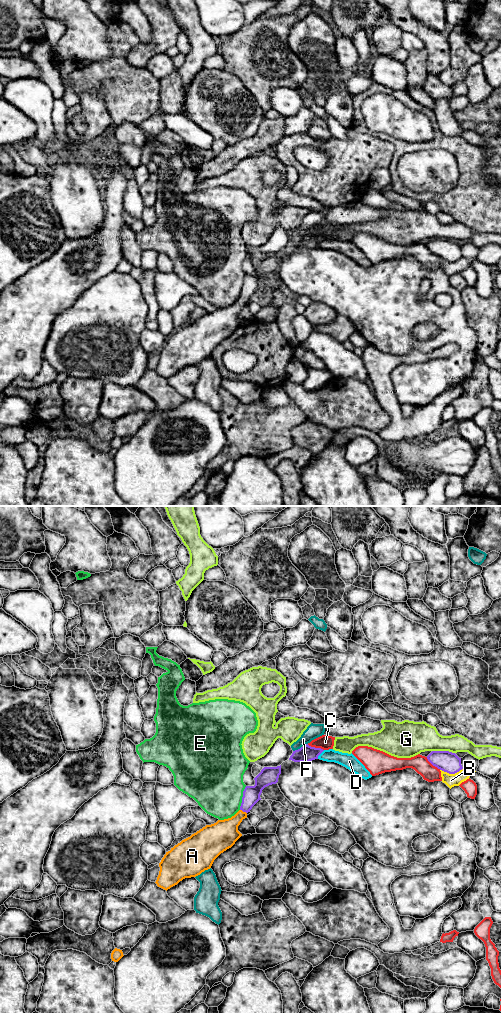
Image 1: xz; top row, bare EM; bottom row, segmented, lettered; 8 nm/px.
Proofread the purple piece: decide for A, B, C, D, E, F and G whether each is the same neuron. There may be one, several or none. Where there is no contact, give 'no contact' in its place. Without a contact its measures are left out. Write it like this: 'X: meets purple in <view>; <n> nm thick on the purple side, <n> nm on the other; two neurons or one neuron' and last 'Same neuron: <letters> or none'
A: meets purple in xz; 140 nm thick on the purple side, 240 nm on the other; one neuron
B: meets purple in xz; 170 nm thick on the purple side, 110 nm on the other; two neurons
C: meets purple in xz; 130 nm thick on the purple side, 120 nm on the other; two neurons
D: meets purple in xz; 130 nm thick on the purple side, 120 nm on the other; two neurons
E: meets purple in xz; 140 nm thick on the purple side, 440 nm on the other; two neurons
F: meets purple in xz; 130 nm thick on the purple side, 120 nm on the other; two neurons
G: meets purple in xz; 170 nm thick on the purple side, 260 nm on the other; two neurons
Same neuron: A

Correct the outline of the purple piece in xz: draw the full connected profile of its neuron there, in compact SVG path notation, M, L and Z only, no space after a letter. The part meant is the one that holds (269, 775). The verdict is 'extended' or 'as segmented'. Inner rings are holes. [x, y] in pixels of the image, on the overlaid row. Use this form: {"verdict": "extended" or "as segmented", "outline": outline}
{"verdict": "extended", "outline": "M281 765L264 767L254 778L255 785L245 787L240 810L234 816L206 825L166 852L159 863L157 886L167 891L183 879L196 877L210 869L214 860L242 836L238 826L261 800L262 790L276 784L280 774Z"}

